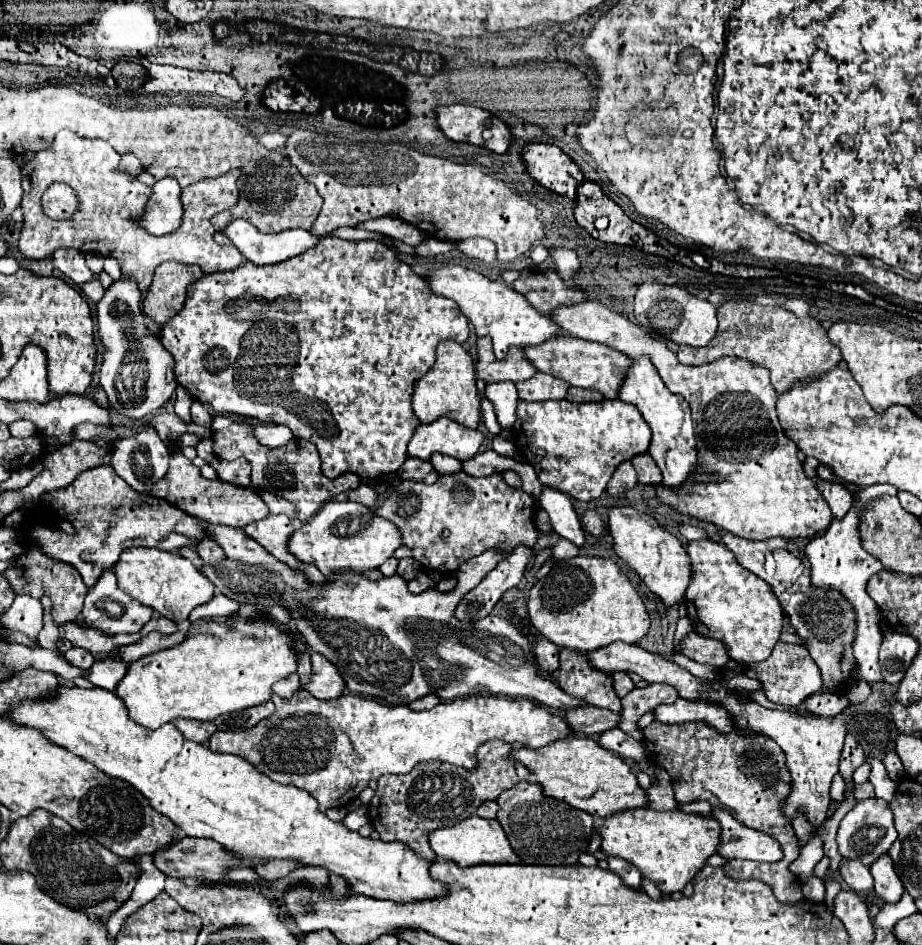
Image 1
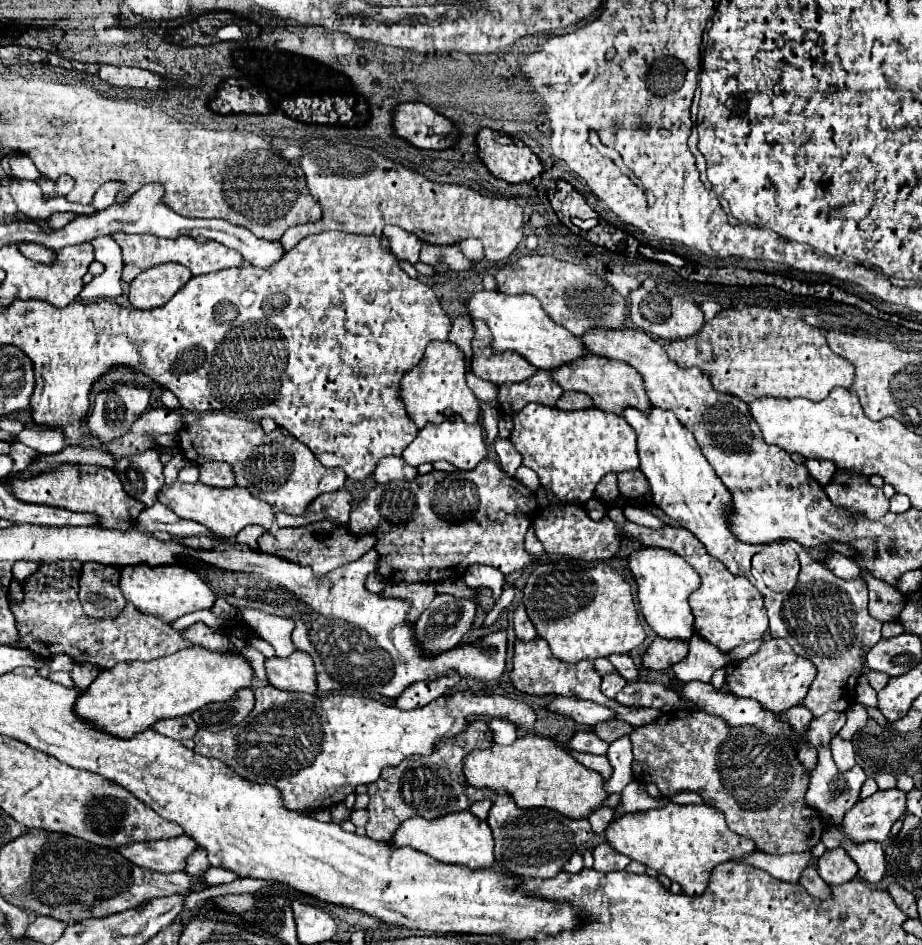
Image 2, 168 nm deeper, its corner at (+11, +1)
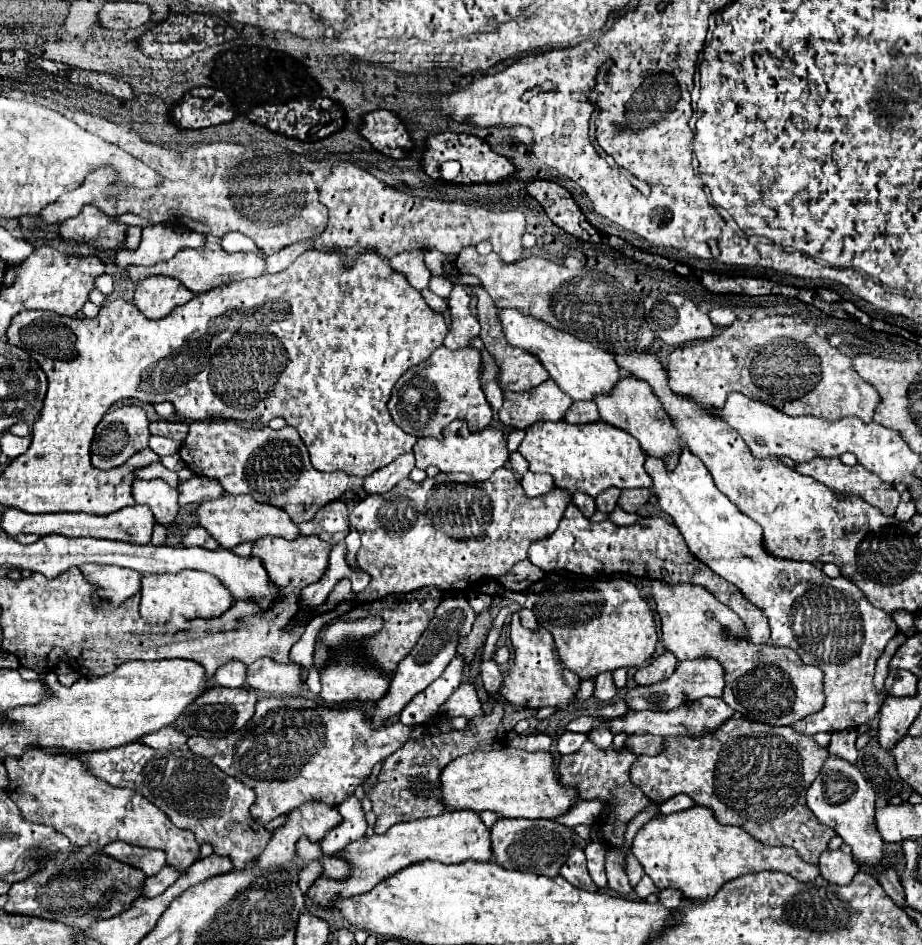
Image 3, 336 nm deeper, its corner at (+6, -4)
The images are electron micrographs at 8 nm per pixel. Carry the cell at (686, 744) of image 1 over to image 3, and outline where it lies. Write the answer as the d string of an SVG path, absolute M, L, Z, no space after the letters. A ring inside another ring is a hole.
M733 717L713 735L703 735L701 739L667 737L665 741L665 751L661 755L639 755L631 765L633 785L637 785L653 803L659 805L679 793L685 793L697 805L711 809L721 825L743 827L749 835L765 845L793 847L807 863L817 863L819 855L827 849L827 843L835 837L835 831L829 825L817 821L805 803L805 793L813 779L819 775L825 757L829 755L829 751L819 747L813 737L797 733L793 727L773 727L745 721L743 717Z

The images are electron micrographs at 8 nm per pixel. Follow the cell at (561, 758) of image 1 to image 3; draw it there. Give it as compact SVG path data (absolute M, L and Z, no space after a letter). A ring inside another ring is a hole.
M505 747L501 751L473 751L469 755L457 757L441 771L441 793L443 793L443 805L451 809L471 809L475 813L481 811L493 811L507 819L557 819L567 809L571 809L577 803L577 793L573 789L565 789L557 775L553 757L545 751L529 753L523 749Z

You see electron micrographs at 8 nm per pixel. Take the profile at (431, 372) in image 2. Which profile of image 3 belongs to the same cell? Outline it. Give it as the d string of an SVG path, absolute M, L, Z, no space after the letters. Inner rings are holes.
M439 347L427 361L407 369L399 377L387 403L391 419L413 437L441 437L441 431L455 419L465 419L473 433L485 429L493 419L493 409L481 387L481 371L483 361L477 349L449 351L447 347Z

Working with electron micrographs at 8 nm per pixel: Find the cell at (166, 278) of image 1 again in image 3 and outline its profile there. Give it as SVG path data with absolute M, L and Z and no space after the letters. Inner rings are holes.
M165 275L147 277L135 289L135 305L149 319L161 319L191 299L193 293L181 281Z

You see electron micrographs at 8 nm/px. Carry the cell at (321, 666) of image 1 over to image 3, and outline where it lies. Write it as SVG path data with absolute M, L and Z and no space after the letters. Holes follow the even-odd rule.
M259 659L247 667L245 683L251 689L275 695L295 693L303 687L301 681L301 667L297 663L281 665L271 659Z

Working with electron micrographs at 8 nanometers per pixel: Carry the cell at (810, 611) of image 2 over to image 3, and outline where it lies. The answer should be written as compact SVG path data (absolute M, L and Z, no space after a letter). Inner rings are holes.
M683 449L679 465L673 471L667 471L663 461L647 457L645 469L653 479L653 489L659 497L659 505L665 513L669 513L679 527L689 551L703 561L711 571L721 575L725 581L733 583L747 601L751 601L763 615L769 619L771 641L777 647L791 647L805 665L815 665L825 673L825 707L809 717L805 717L805 735L815 735L819 731L835 733L843 729L857 729L859 725L869 723L881 709L883 701L887 699L887 691L877 691L873 685L875 663L881 657L885 645L895 637L897 625L895 621L881 609L873 607L857 589L857 585L845 577L825 577L819 567L807 561L787 561L773 557L763 547L761 527L743 515L713 483L711 473L695 457L689 449Z

